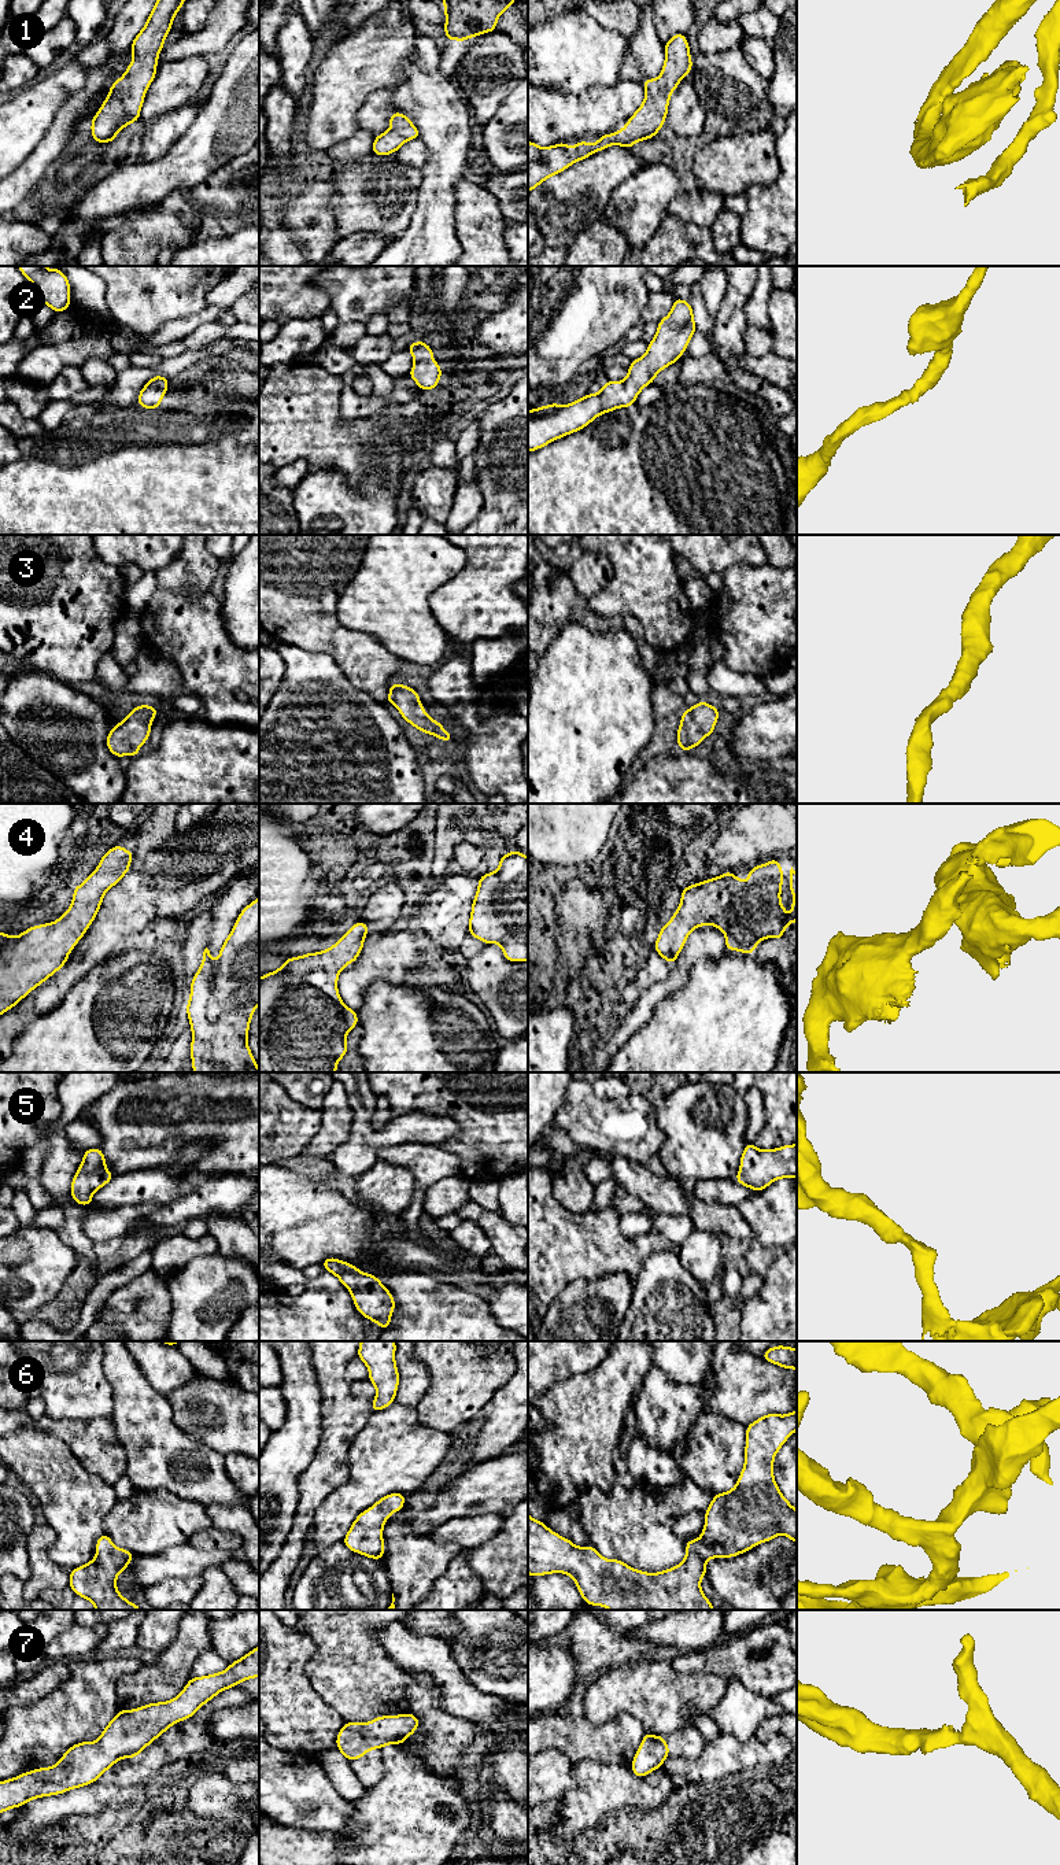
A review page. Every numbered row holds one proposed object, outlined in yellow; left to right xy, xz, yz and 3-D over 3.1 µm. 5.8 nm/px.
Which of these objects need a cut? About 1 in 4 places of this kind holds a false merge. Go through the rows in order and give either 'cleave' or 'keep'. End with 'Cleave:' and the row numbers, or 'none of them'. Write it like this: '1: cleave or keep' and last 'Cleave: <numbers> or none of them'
1: keep
2: keep
3: keep
4: keep
5: keep
6: keep
7: keep
Cleave: none of them

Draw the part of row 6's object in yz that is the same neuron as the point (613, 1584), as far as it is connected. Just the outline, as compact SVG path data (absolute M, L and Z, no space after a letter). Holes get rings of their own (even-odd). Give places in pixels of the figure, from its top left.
M797 1410L787 1415L767 1414L746 1426L745 1465L736 1485L724 1493L713 1496L705 1513L705 1526L699 1539L686 1543L686 1558L675 1567L658 1573L646 1573L632 1569L618 1559L606 1559L592 1545L576 1547L536 1521L528 1514L528 1574L544 1576L551 1573L569 1574L583 1600L591 1606L603 1606L609 1610L714 1610L701 1589L701 1578L706 1576L706 1562L712 1558L732 1558L749 1551L762 1541L784 1535L797 1543L797 1510L782 1495L773 1477L773 1459L786 1440L797 1430Z

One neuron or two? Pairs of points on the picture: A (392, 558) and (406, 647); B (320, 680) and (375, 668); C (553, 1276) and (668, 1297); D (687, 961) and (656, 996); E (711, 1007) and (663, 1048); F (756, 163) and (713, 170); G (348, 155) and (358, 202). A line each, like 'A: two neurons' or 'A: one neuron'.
A: one neuron
B: two neurons
C: two neurons
D: one neuron
E: one neuron
F: one neuron
G: two neurons

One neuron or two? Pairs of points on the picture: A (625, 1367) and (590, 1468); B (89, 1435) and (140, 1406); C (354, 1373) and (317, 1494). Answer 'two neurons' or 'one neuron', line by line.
A: one neuron
B: two neurons
C: two neurons

